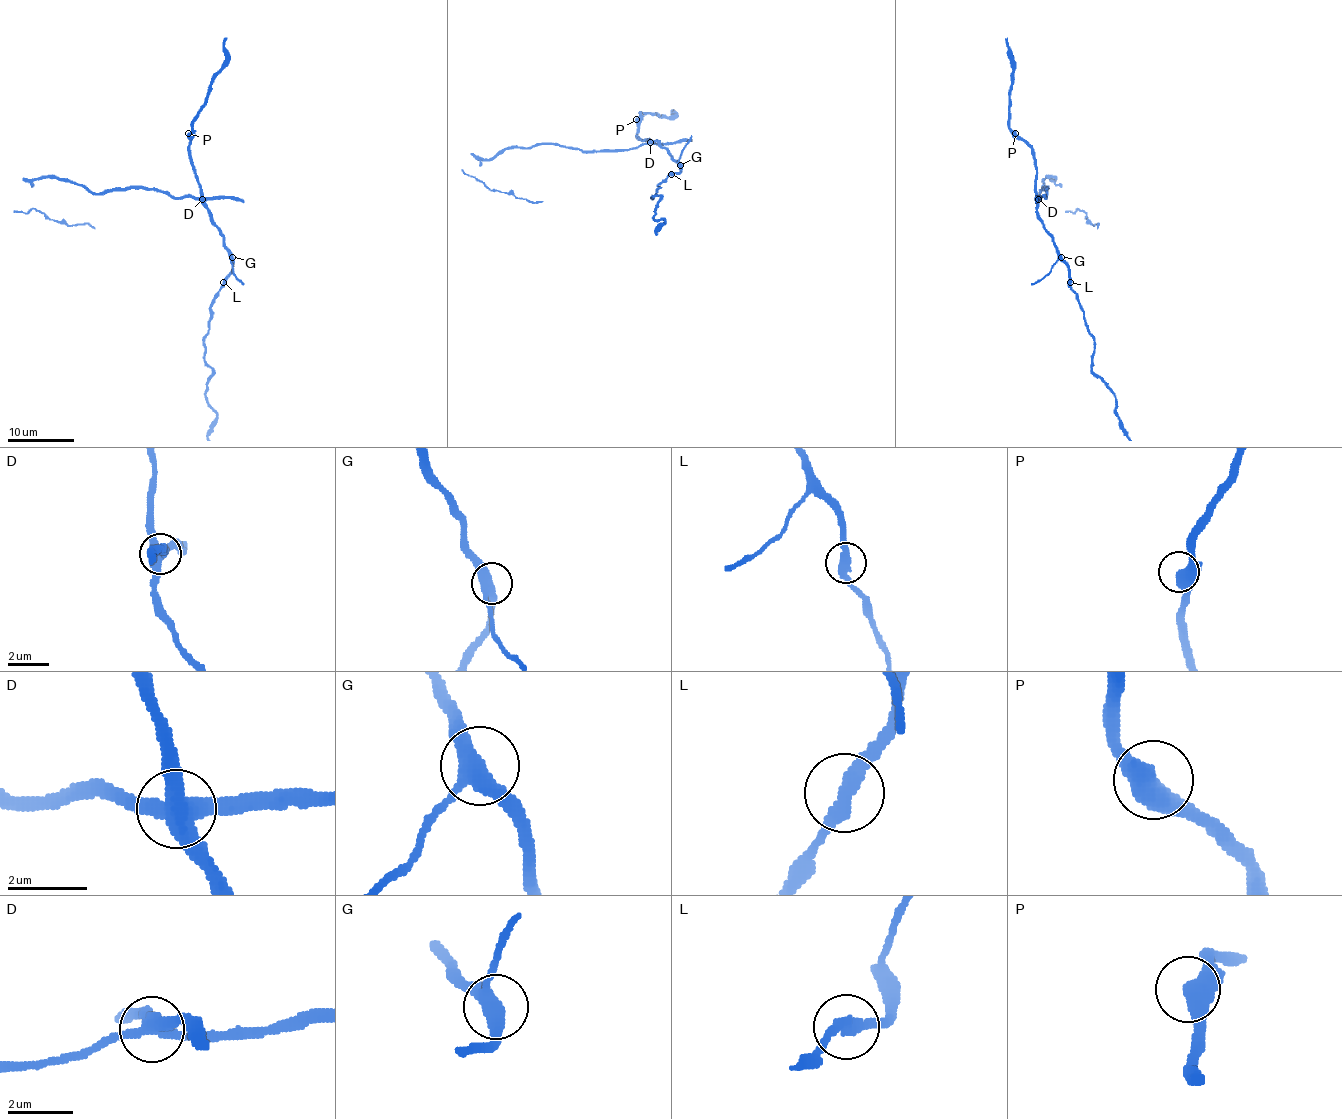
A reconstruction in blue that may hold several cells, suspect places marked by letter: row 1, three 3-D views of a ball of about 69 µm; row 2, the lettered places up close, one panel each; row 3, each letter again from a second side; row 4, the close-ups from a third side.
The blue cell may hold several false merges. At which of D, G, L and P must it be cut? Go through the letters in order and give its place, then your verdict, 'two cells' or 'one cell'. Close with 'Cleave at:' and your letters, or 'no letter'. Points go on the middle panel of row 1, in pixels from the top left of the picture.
D: (650, 142) | two cells
G: (680, 165) | one cell
L: (671, 174) | two cells
P: (636, 119) | one cell
Cleave at: D, L

